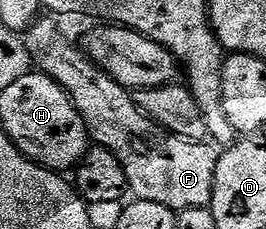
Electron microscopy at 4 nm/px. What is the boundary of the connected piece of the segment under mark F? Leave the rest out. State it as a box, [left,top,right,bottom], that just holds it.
[24,16,221,212]

